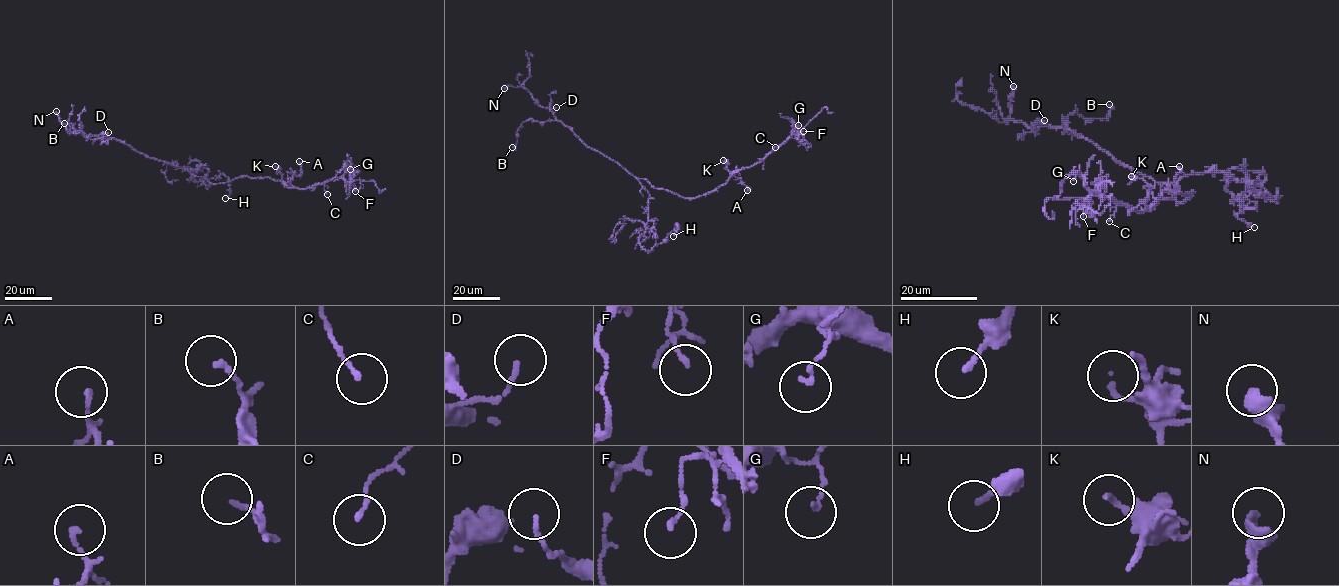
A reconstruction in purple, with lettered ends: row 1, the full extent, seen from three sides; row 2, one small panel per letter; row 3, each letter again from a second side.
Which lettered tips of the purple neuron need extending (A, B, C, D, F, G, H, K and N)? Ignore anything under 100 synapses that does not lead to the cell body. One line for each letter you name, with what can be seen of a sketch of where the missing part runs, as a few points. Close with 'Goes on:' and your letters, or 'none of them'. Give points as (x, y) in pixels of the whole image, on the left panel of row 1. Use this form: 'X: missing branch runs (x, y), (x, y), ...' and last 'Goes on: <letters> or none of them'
Goes on: none of them

